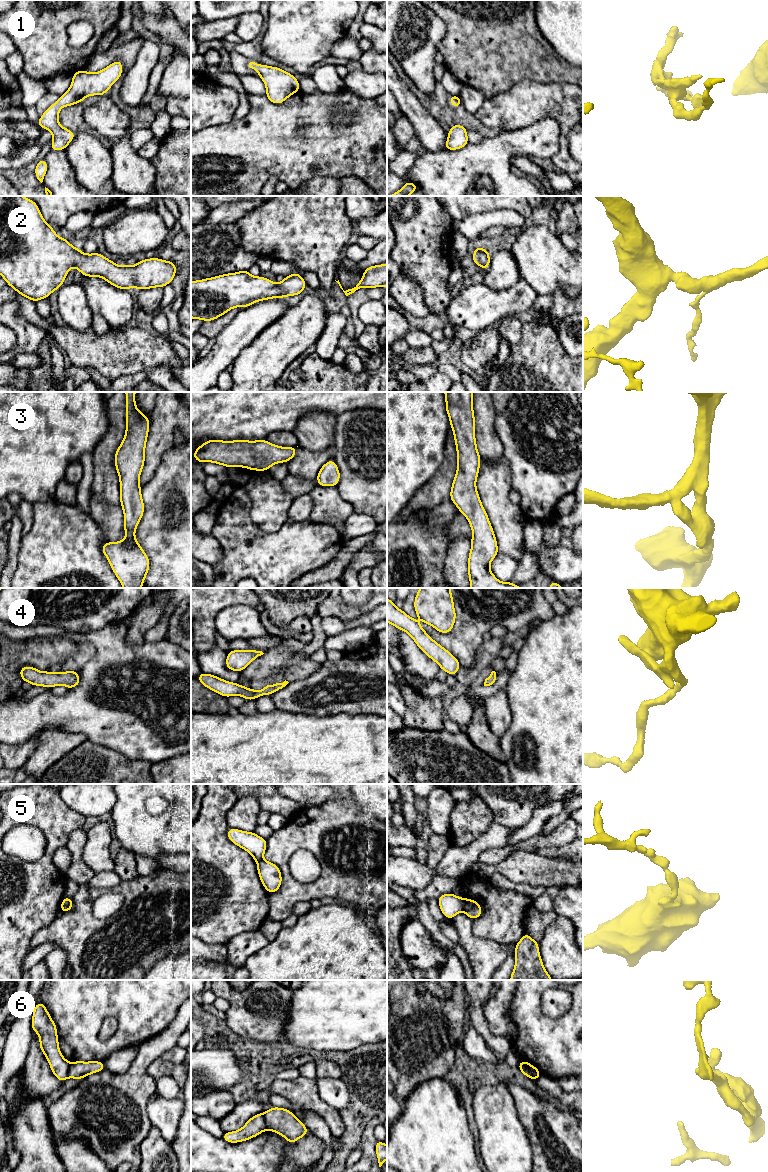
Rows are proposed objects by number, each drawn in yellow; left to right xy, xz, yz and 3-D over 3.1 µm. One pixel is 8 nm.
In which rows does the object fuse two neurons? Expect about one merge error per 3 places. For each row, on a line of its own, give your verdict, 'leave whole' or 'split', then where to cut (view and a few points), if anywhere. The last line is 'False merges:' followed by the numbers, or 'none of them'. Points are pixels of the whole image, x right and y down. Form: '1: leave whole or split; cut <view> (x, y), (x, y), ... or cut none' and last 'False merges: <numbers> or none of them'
1: leave whole; cut none
2: leave whole; cut none
3: leave whole; cut none
4: leave whole; cut none
5: split; cut yz (462, 899), (463, 910)
6: split; cut yz (521, 1060), (530, 1069), (532, 1078)
False merges: 5, 6

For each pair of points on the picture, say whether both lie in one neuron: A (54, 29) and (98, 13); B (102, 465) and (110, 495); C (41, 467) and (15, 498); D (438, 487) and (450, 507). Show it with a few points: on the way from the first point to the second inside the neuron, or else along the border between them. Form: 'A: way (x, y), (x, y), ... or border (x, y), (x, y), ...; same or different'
A: way (65, 18), (70, 13), (87, 13); same
B: way (105, 472), (106, 488); same
C: border (10, 493), (18, 493), (23, 499); different
D: border (449, 498), (429, 512); different

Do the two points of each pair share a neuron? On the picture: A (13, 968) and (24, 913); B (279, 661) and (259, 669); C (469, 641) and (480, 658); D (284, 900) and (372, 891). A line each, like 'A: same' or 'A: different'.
A: same
B: same
C: different
D: same

